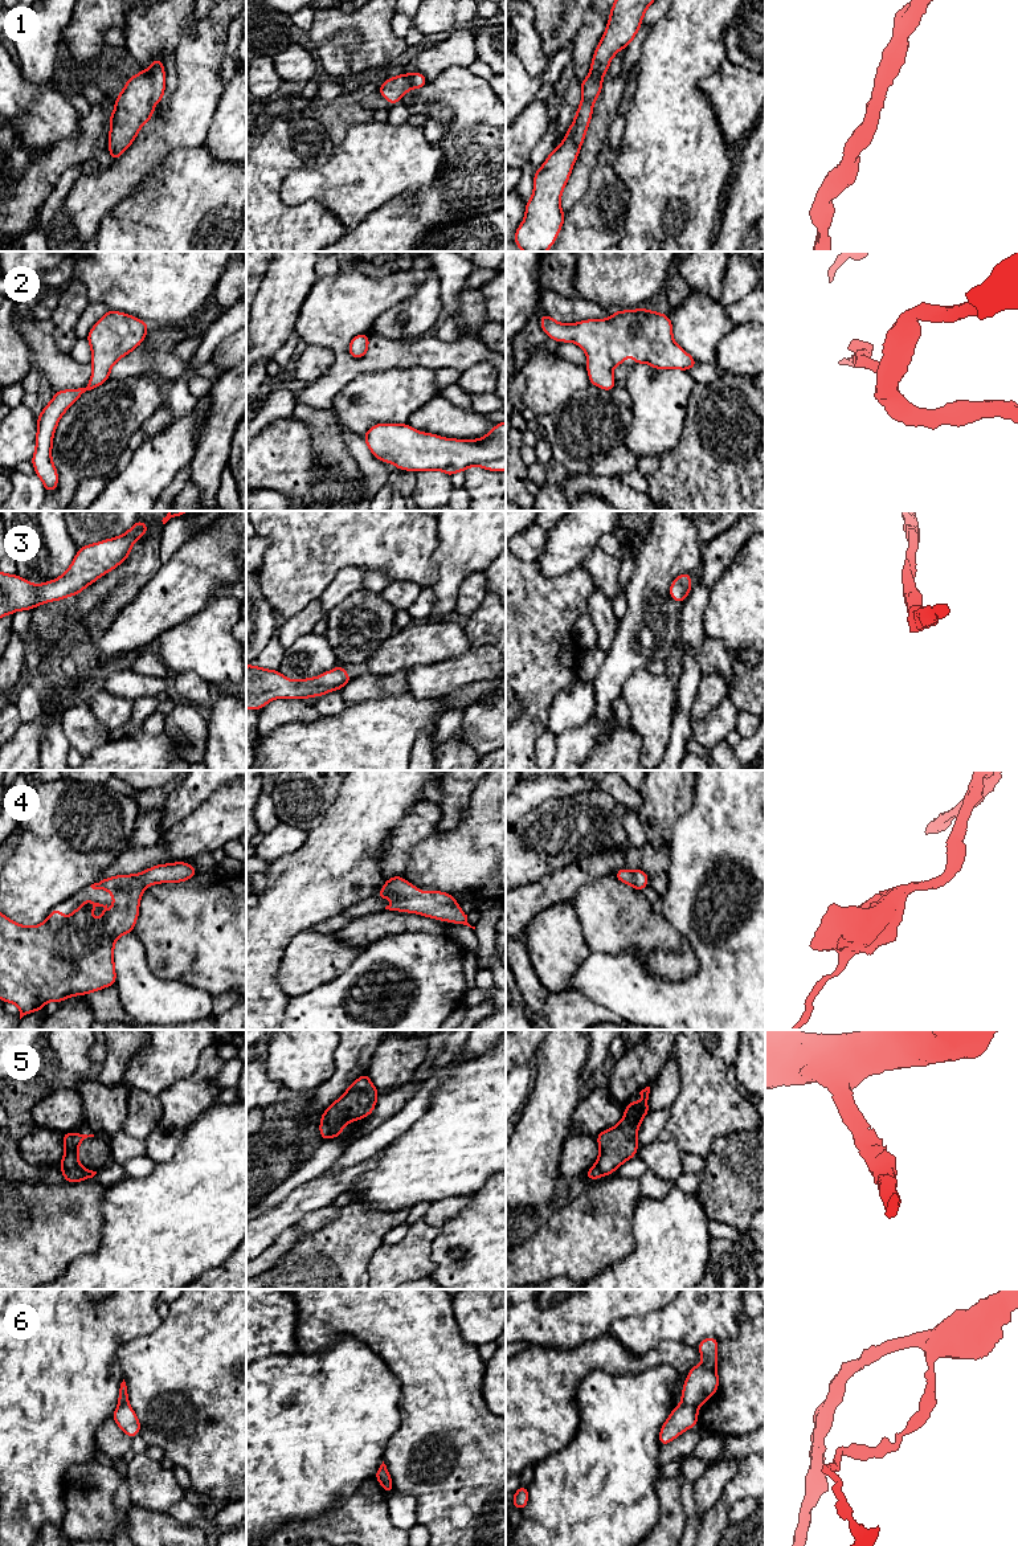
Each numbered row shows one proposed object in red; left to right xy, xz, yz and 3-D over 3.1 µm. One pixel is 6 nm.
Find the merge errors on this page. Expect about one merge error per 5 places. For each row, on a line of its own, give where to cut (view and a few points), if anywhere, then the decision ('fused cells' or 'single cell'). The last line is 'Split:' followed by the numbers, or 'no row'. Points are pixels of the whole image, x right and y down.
1: cut none; single cell
2: cut none; single cell
3: cut none; single cell
4: cut none; single cell
5: cut none; single cell
6: cut yz (682, 1402), (696, 1407); fused cells
Split: 6

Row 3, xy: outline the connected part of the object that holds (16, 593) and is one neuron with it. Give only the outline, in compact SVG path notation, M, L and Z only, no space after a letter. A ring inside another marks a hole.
M140 519L123 535L78 548L69 569L56 578L36 585L19 574L0 572L0 618L17 610L30 610L48 601L79 594L86 586L120 565L131 545L148 532Z

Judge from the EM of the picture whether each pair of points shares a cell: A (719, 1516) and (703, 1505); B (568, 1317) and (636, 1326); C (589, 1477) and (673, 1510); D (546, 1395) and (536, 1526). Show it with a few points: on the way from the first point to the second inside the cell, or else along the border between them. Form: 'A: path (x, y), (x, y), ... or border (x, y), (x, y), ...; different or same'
A: border (727, 1481), (723, 1496), (700, 1521); different
B: border (642, 1315), (617, 1318), (609, 1330); different
C: border (659, 1476), (655, 1484), (658, 1521), (649, 1532); different
D: border (568, 1443), (548, 1454), (535, 1465); different

